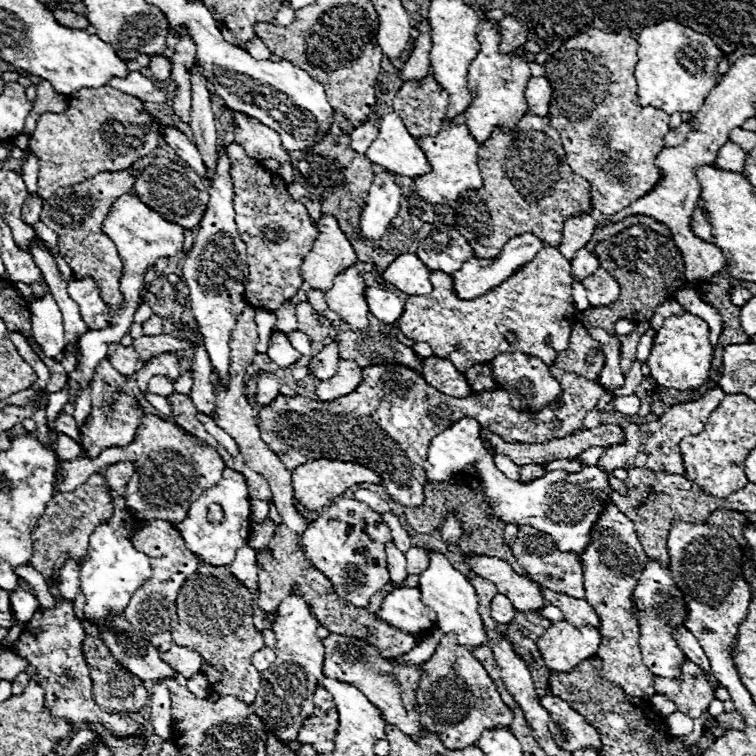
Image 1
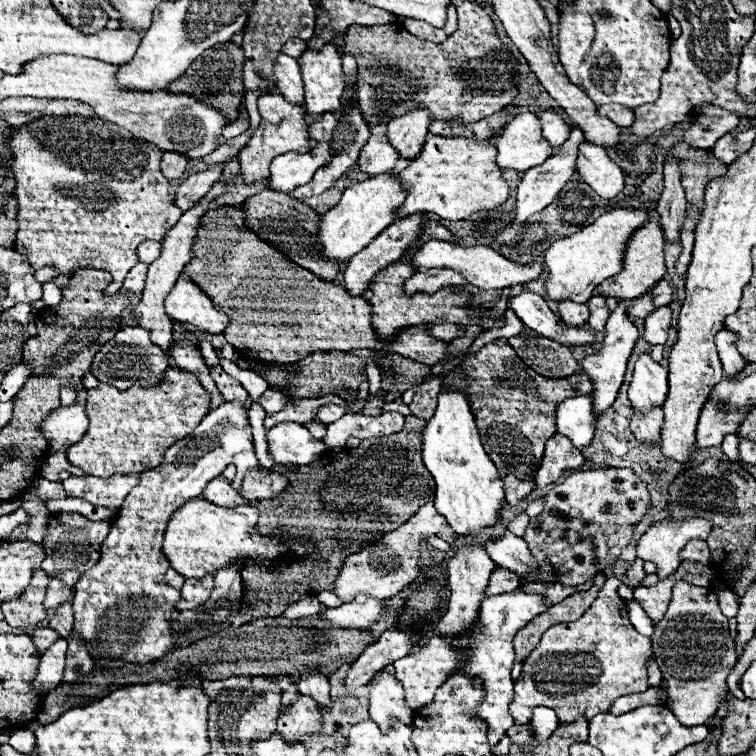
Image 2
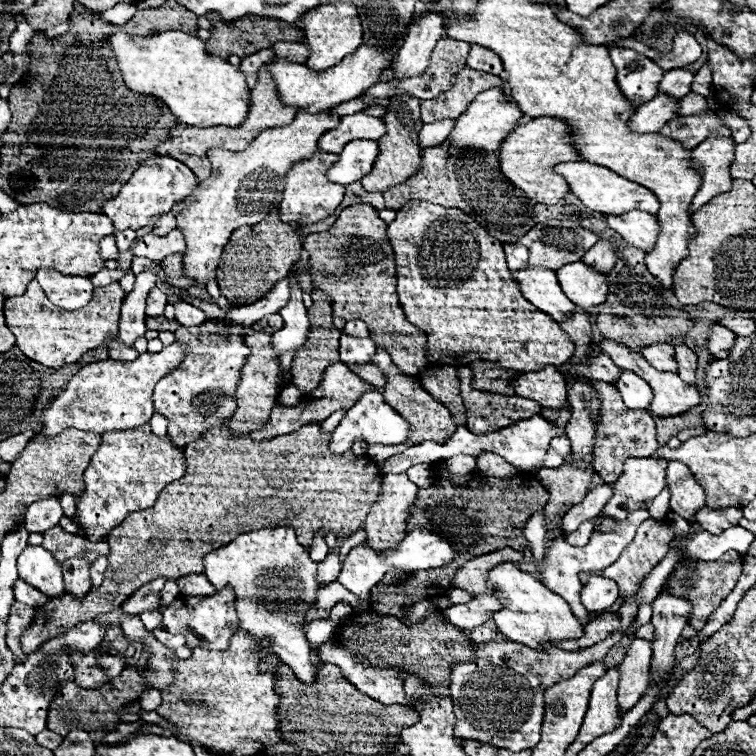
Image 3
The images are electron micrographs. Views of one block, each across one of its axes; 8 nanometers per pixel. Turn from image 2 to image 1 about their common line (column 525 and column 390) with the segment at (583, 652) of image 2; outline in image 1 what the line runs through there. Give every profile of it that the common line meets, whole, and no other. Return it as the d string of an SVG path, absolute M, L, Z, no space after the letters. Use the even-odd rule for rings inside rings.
M330 634L322 640L324 644L324 676L354 684L360 692L382 712L386 724L398 726L402 732L410 736L426 736L426 730L420 726L416 708L414 708L414 694L420 680L420 666L394 666L394 660L386 660L378 656L376 648L350 636Z

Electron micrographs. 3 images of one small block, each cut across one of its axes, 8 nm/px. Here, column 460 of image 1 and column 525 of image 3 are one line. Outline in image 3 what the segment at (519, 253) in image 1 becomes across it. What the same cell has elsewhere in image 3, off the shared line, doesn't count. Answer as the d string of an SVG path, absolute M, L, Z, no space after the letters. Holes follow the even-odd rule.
M522 268L512 270L514 280L520 286L520 292L528 302L532 302L542 312L550 314L556 322L564 320L576 308L562 292L556 272L548 268Z

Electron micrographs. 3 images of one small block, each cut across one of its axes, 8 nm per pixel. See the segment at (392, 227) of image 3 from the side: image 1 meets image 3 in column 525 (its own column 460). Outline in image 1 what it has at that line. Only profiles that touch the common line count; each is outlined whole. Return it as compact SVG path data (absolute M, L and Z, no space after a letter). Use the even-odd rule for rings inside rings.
M554 246L542 248L534 260L518 268L504 284L474 300L458 298L452 276L444 272L432 272L430 280L432 292L428 296L408 296L396 326L406 338L428 342L434 348L434 356L450 360L460 372L474 364L490 362L504 352L526 352L552 364L558 352L568 348L570 324L576 322L570 262ZM506 332L516 332L518 340L514 344L506 342Z

